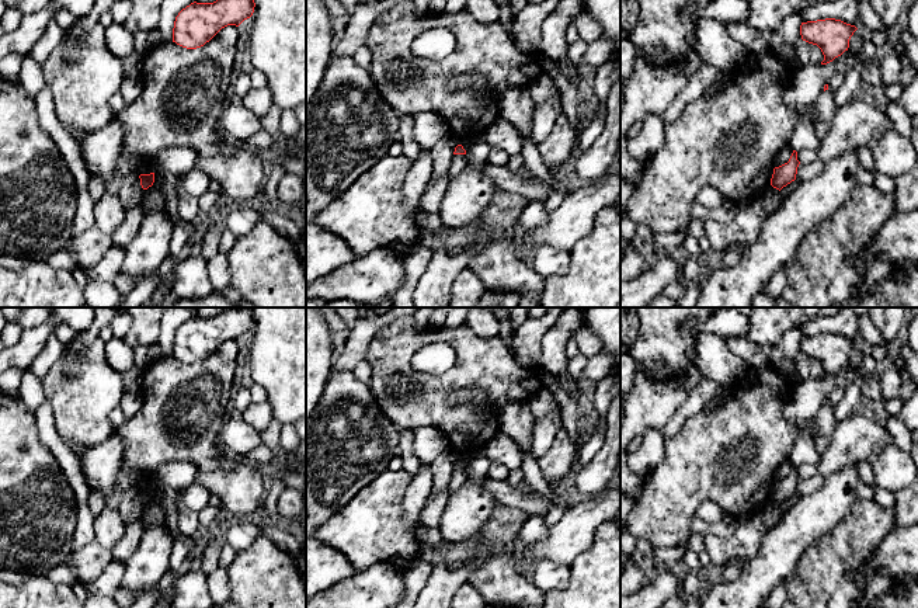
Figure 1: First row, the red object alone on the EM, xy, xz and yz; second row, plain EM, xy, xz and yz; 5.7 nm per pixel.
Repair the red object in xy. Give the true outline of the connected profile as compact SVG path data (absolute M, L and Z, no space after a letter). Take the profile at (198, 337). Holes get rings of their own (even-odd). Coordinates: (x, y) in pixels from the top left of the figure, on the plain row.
M251 308L226 309L213 317L191 317L174 336L173 357L187 364L197 364L209 357L222 343L239 341L254 327Z

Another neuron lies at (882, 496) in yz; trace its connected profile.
M879 487L873 500L884 507L896 507L897 493Z

